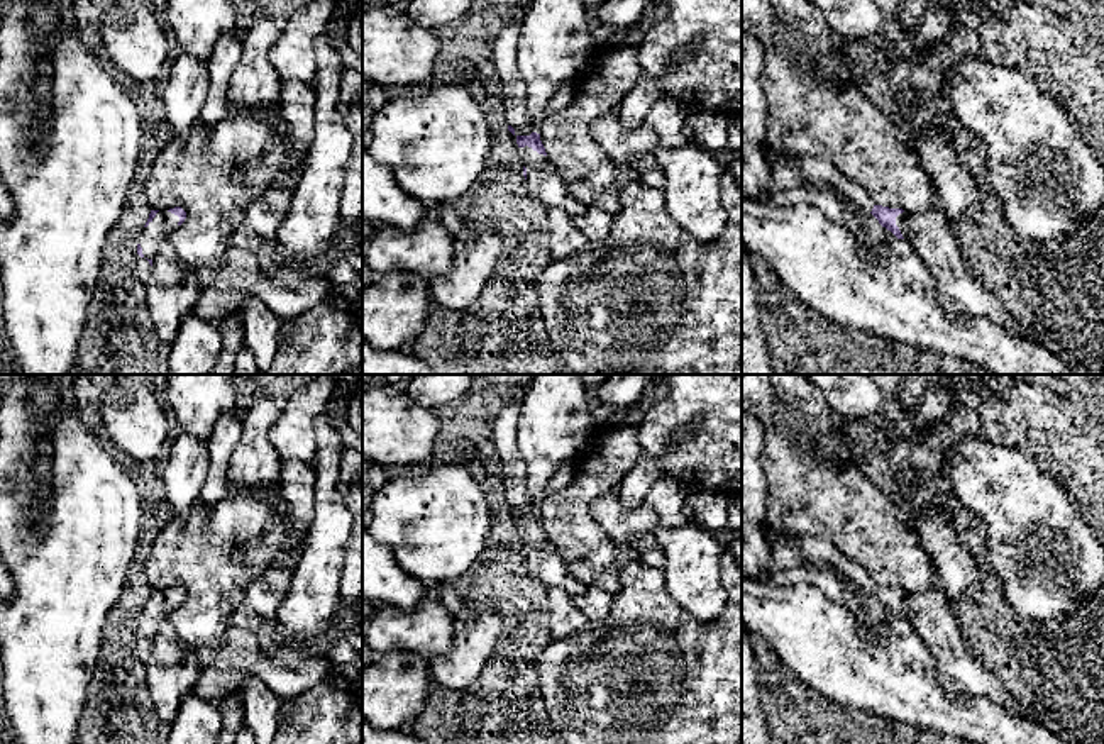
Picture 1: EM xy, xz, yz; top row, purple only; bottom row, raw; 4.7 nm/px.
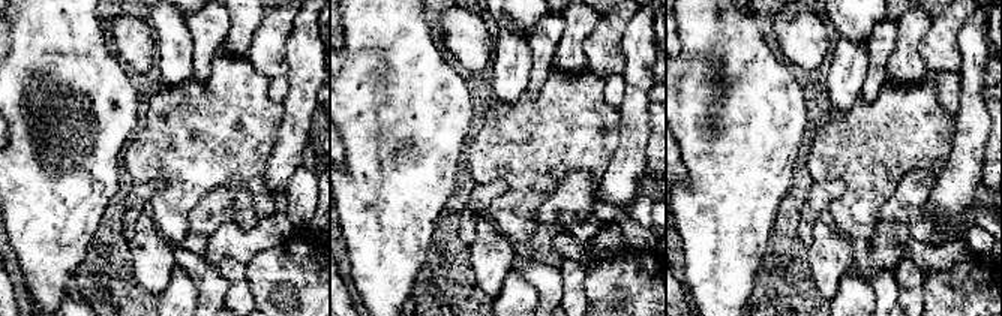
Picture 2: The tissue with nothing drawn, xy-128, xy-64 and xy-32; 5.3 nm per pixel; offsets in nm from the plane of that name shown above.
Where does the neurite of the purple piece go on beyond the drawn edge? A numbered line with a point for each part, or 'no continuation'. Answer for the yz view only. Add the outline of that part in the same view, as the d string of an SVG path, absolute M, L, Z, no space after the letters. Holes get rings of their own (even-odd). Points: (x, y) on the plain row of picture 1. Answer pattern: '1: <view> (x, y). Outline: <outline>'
1: yz (822, 555). Outline: M801 537L799 546L806 558L804 564L831 571L835 578L848 580L862 590L872 591L875 583L860 566L842 556L833 544L814 537Z
2: yz (959, 670). Outline: M940 583L925 591L904 590L896 597L896 605L919 641L933 652L936 678L943 690L1013 705L1019 713L1029 717L1024 705L1011 698L996 673L975 654L972 641L952 612L950 597Z

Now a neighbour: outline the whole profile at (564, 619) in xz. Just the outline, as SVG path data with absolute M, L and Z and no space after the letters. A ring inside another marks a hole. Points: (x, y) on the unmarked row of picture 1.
M562 588L547 590L547 605L550 639L567 639L589 624L588 617L572 603L572 598Z

